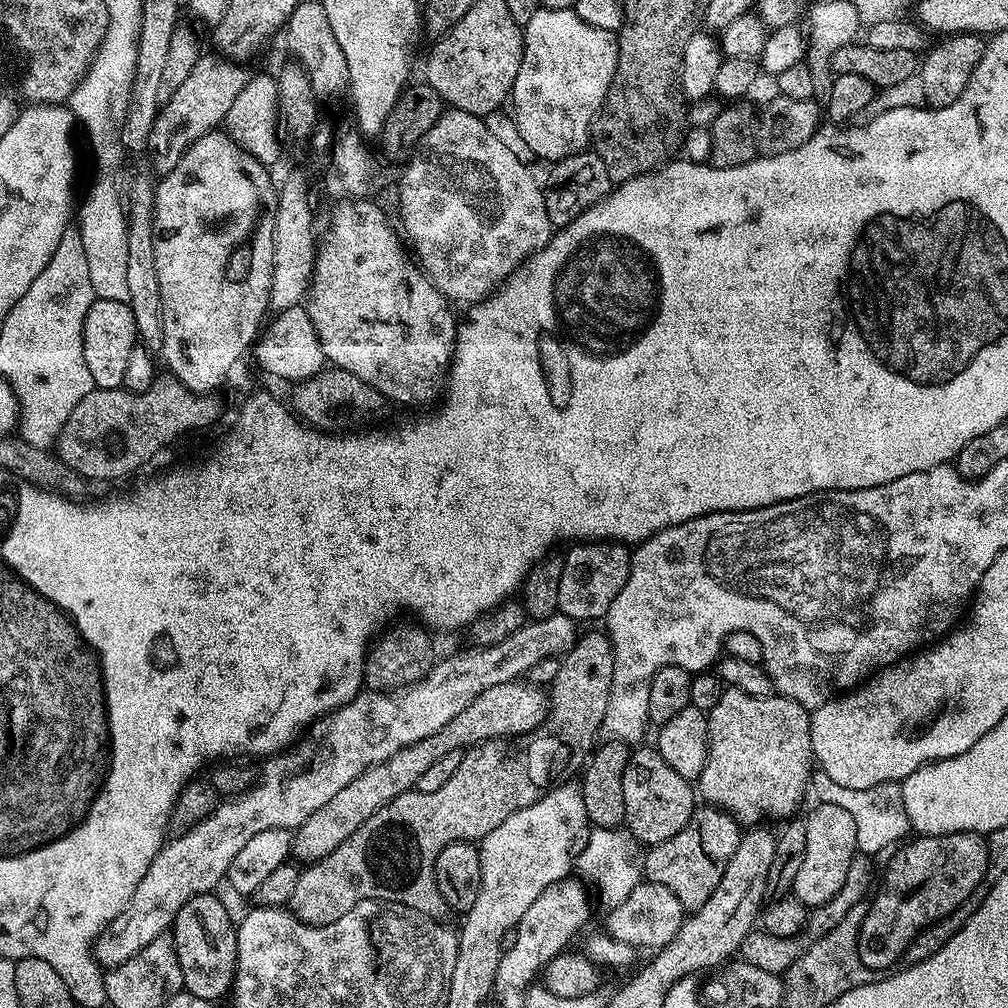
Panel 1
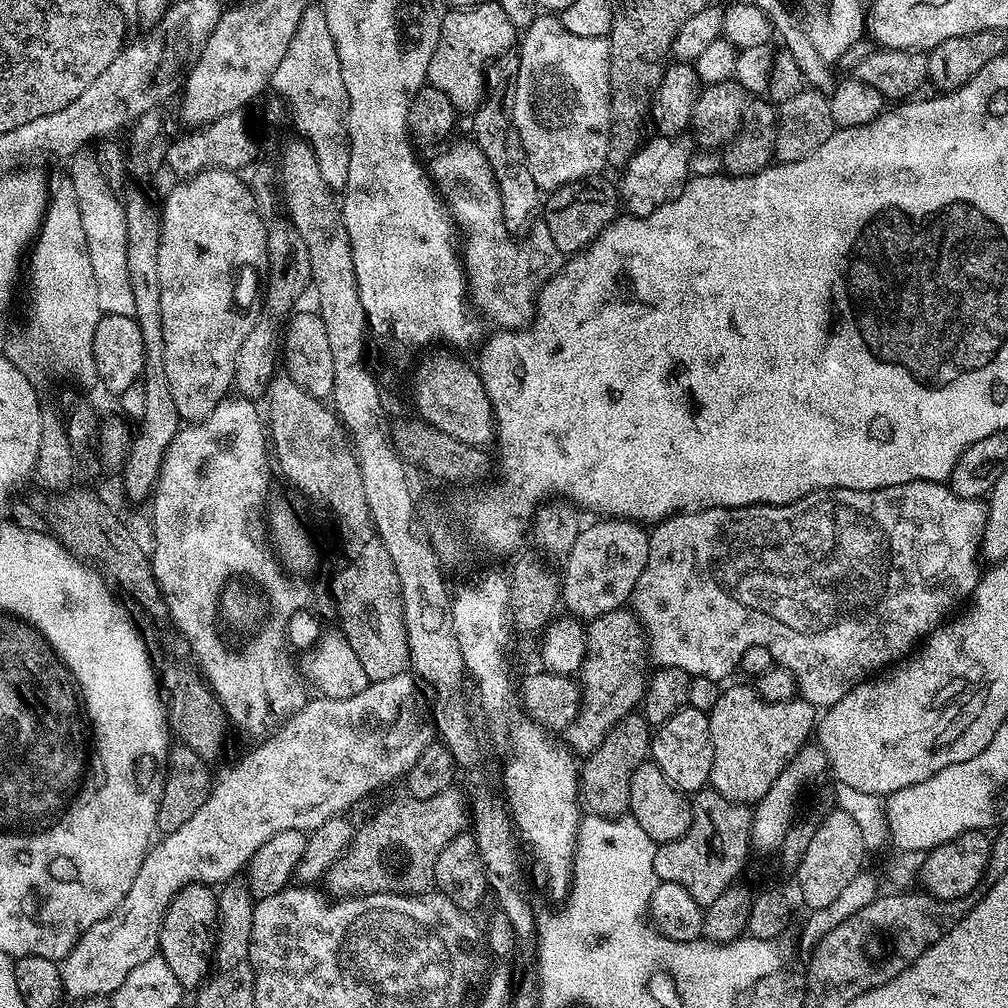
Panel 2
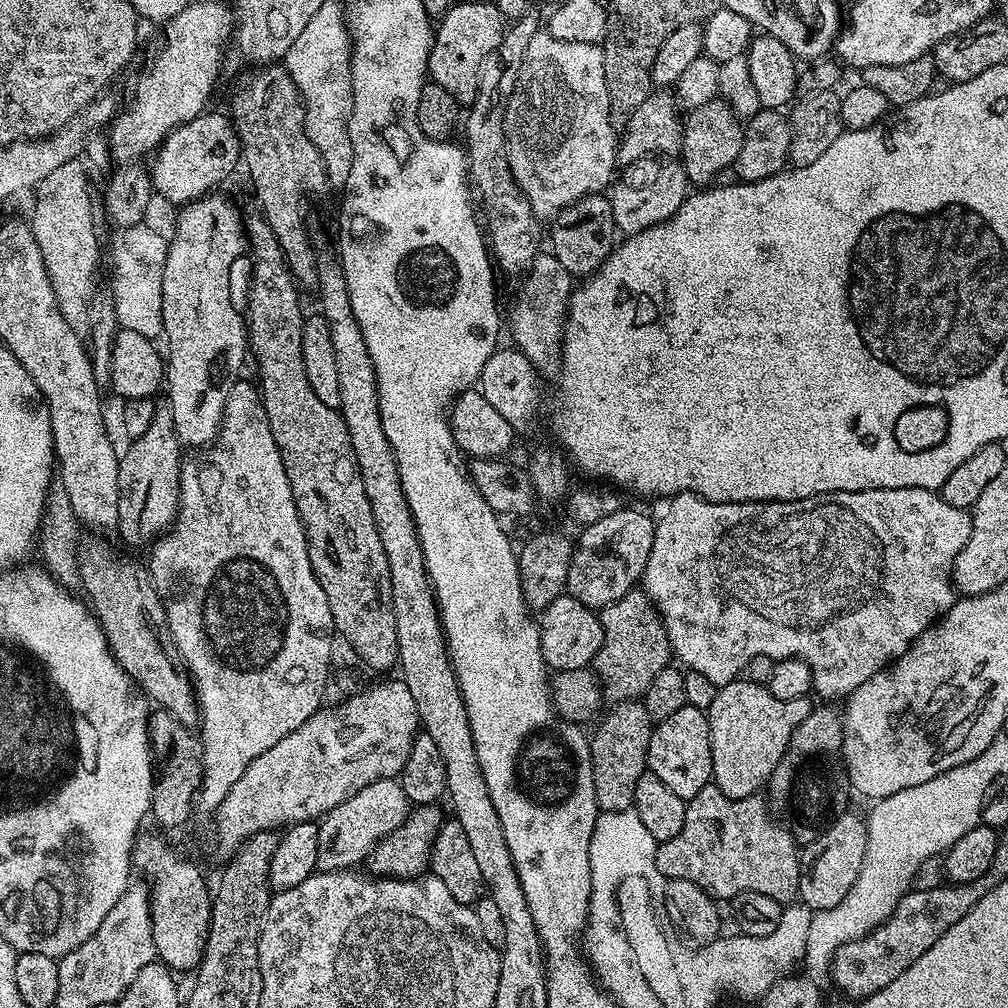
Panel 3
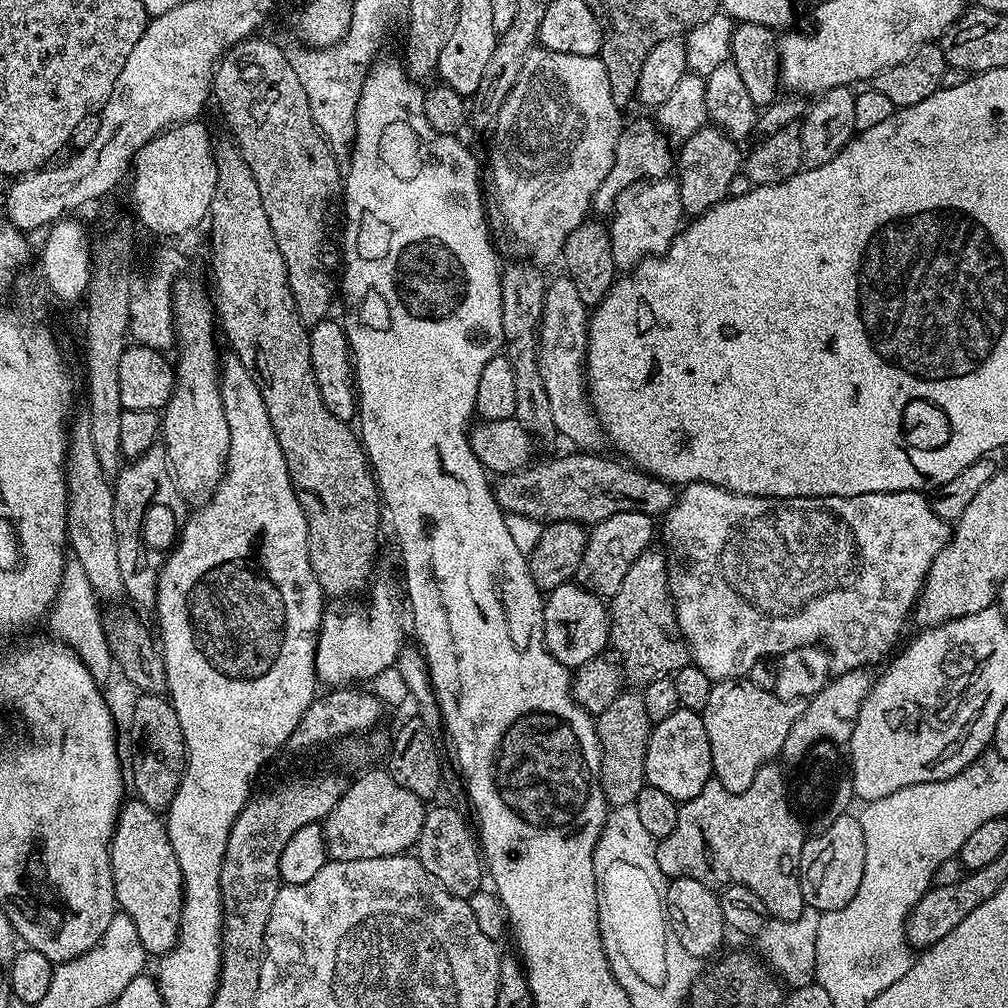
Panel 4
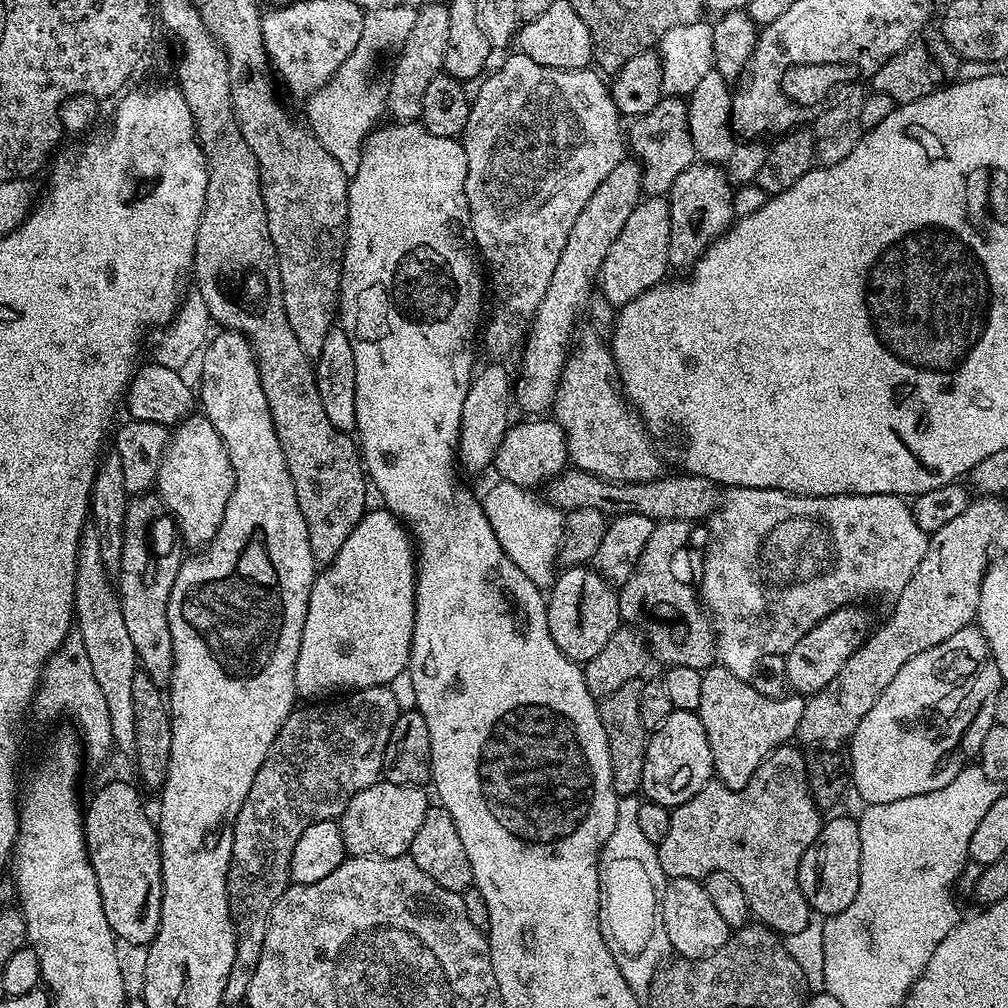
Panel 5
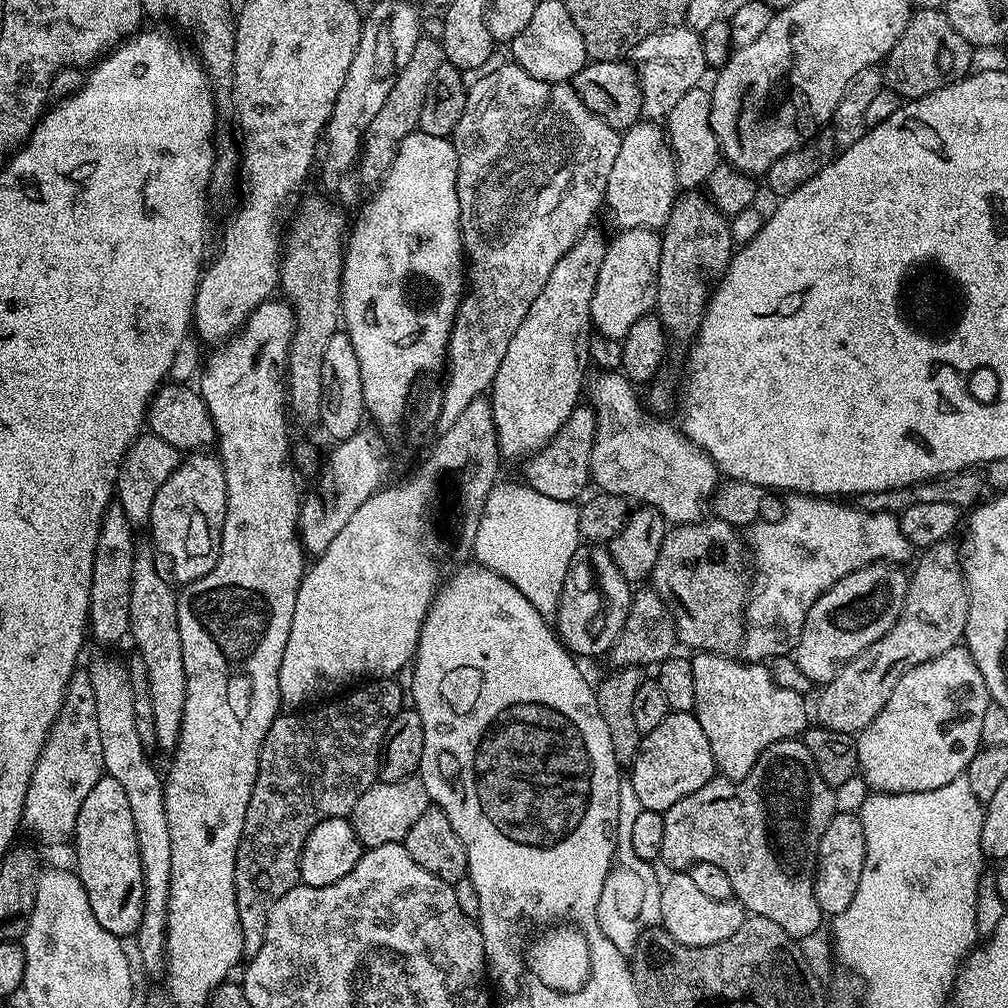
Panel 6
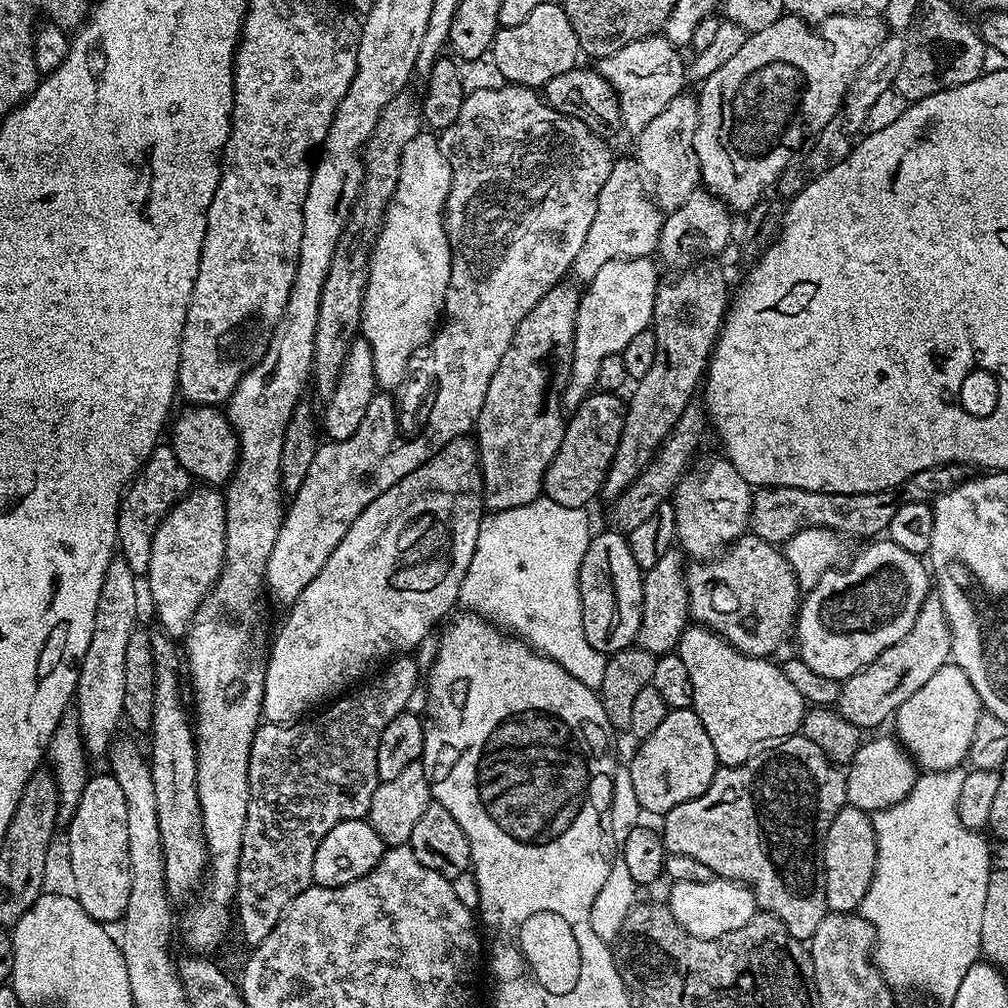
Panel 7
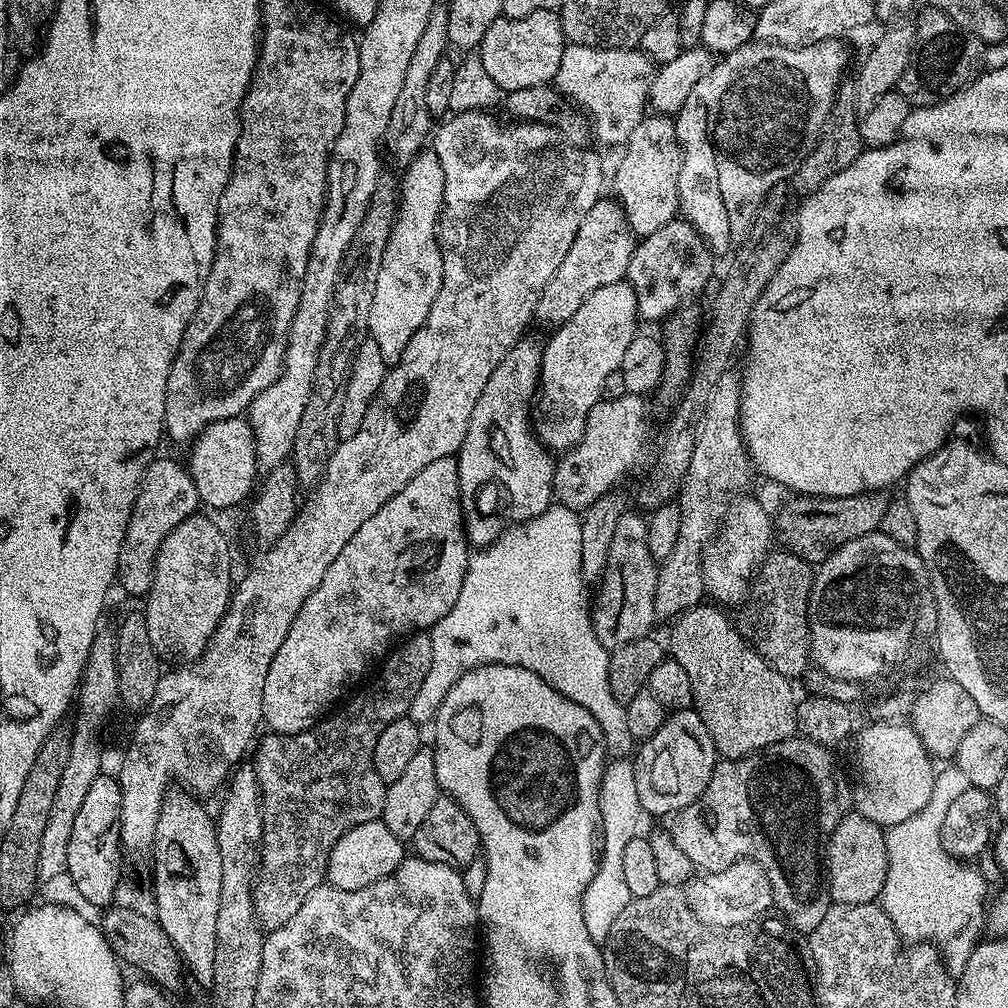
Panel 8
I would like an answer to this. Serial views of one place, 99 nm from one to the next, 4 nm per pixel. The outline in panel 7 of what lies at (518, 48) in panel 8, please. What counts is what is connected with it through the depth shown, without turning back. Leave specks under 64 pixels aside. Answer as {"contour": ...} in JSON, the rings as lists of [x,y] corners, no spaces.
{"contour":[[[549,2],[546,6],[538,6],[518,26],[499,27],[490,49],[494,63],[502,72],[502,78],[509,84],[520,84],[524,88],[543,89],[550,78],[558,78],[558,74],[566,74],[566,70],[577,67],[582,53],[580,43],[574,34],[574,26],[570,26],[570,18],[566,18],[563,3]]]}

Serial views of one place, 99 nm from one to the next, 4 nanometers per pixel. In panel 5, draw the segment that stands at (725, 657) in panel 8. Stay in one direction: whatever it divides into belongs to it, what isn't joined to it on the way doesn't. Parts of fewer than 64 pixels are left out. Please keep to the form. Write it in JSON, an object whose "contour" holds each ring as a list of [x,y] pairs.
{"contour":[[[713,666],[702,672],[702,702],[698,713],[706,738],[710,742],[712,771],[719,783],[730,790],[742,790],[754,778],[754,770],[766,757],[795,737],[802,722],[805,697],[789,694],[783,700],[758,694],[747,680],[738,678],[730,669]]]}

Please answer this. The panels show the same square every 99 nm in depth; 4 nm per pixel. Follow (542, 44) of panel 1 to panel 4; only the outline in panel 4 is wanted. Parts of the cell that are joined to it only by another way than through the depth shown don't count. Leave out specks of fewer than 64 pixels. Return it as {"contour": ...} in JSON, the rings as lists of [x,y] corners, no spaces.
{"contour":[[[542,47],[531,48],[520,67],[518,78],[505,98],[500,112],[496,115],[496,122],[491,129],[492,149],[488,152],[488,168],[492,171],[492,200],[496,203],[496,212],[500,215],[502,223],[508,227],[508,232],[516,240],[524,243],[524,248],[529,252],[531,263],[537,266],[552,264],[561,259],[564,251],[564,243],[568,235],[583,223],[589,215],[592,199],[602,186],[606,174],[610,174],[610,166],[614,166],[614,150],[618,146],[618,138],[622,131],[620,124],[622,110],[614,102],[614,94],[610,94],[610,77],[606,74],[606,66],[601,62],[599,56],[583,56],[582,54],[558,54],[554,50],[546,50]]]}

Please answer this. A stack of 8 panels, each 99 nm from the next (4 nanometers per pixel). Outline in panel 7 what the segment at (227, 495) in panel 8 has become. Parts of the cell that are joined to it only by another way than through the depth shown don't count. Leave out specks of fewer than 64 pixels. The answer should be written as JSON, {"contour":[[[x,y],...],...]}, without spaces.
{"contour":[[[188,406],[185,409],[185,412],[177,420],[175,417],[170,424],[170,432],[172,428],[170,447],[174,450],[178,462],[186,466],[193,481],[203,482],[208,486],[227,485],[232,478],[232,472],[236,469],[238,455],[236,431],[232,428],[232,423],[216,406]]]}

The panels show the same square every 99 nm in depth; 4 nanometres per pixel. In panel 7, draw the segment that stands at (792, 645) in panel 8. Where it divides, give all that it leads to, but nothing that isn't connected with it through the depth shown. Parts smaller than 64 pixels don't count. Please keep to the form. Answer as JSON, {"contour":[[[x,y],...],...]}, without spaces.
{"contour":[[[751,534],[739,536],[715,558],[689,563],[684,577],[688,587],[688,611],[691,619],[697,625],[717,632],[742,654],[772,658],[775,657],[775,652],[780,652],[787,646],[788,640],[790,644],[802,603],[802,589],[790,562],[777,545]]]}

